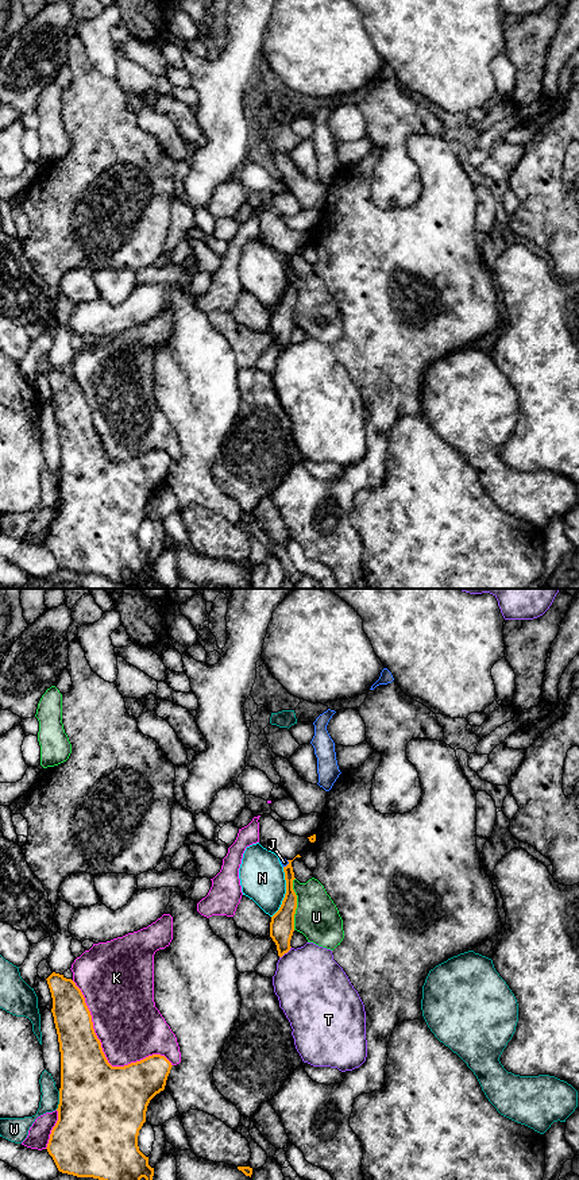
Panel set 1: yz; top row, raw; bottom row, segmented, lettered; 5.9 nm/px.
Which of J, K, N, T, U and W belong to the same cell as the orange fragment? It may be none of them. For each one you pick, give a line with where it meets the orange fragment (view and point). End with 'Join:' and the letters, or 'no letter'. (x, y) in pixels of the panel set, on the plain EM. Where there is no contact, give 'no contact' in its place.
Join: no letter

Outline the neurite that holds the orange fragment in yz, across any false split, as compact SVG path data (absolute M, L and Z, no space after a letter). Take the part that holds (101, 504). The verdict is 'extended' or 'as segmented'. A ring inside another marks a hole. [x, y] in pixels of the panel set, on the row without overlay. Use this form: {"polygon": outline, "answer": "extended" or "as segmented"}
{"polygon": "M53 367L47 374L61 447L58 516L47 547L62 568L93 572L128 589L165 589L153 575L154 563L138 541L150 495L165 485L171 458L161 450L124 462L112 462L97 433L90 406L72 374Z", "answer": "as segmented"}

